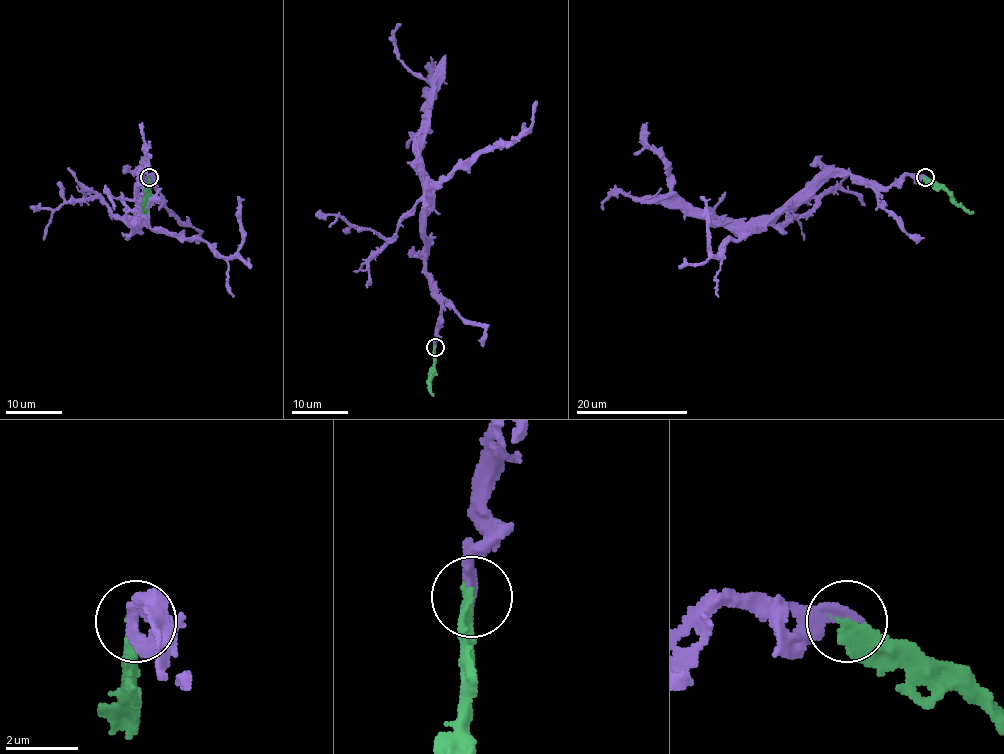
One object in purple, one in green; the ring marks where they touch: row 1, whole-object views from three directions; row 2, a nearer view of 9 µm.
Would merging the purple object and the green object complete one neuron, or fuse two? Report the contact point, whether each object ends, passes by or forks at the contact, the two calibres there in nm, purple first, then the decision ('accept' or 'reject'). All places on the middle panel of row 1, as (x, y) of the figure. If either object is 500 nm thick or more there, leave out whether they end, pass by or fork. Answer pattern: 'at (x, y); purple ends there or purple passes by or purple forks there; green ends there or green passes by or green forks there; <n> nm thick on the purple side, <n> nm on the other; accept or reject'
at (435, 347); purple ends there; green ends there; 380 nm thick on the purple side, 380 nm on the other; accept

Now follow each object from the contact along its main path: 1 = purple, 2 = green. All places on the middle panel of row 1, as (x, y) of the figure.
1: (434, 348), (440, 293), (425, 271), (419, 169), (432, 87), (401, 60), (394, 31), (399, 25)
2: (434, 348), (430, 385), (433, 395)

